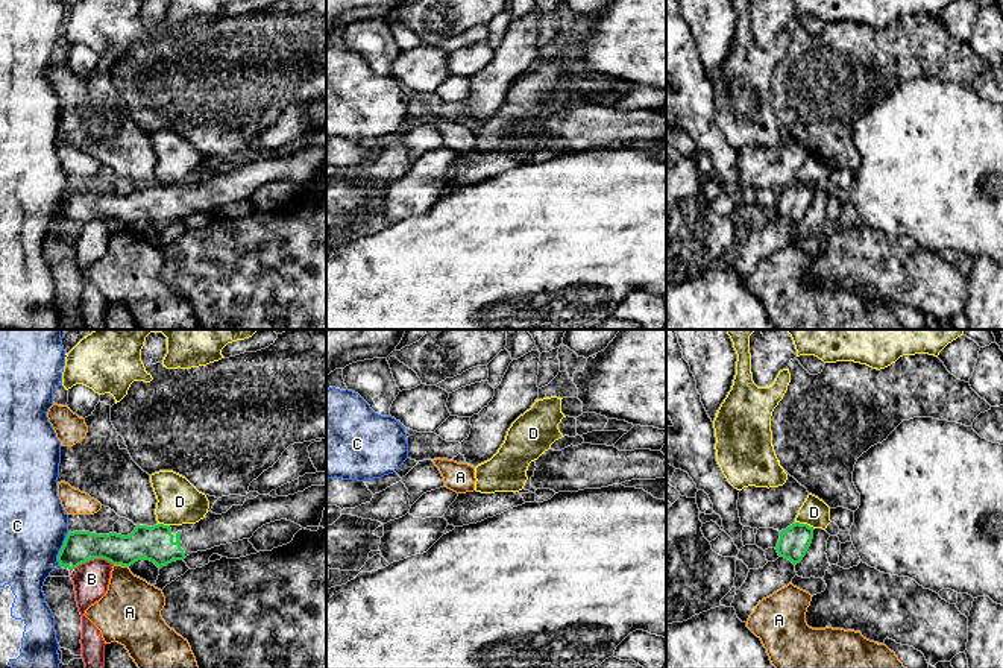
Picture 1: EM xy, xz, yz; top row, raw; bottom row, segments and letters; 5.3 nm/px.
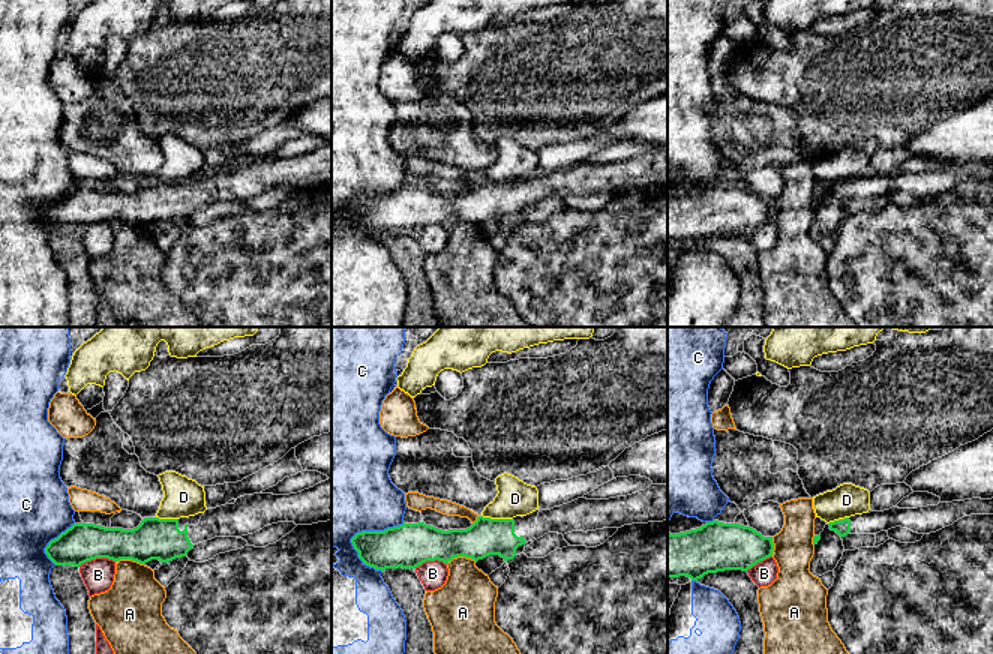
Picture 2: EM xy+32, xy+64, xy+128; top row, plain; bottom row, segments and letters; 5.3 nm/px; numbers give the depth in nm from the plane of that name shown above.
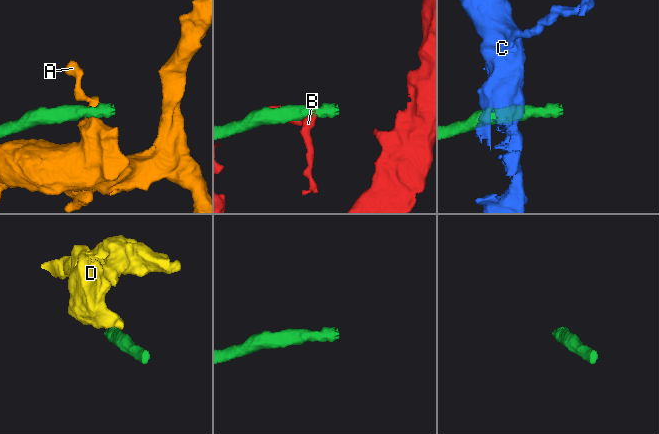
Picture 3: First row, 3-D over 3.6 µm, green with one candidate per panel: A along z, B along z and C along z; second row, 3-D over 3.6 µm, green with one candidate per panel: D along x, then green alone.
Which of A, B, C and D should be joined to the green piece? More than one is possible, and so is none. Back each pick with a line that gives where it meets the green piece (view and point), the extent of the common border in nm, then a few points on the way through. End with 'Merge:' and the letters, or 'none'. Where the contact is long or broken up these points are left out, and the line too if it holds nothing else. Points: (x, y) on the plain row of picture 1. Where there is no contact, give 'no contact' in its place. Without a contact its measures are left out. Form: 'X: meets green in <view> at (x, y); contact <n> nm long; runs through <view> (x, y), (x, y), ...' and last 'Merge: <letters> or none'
Merge: none

